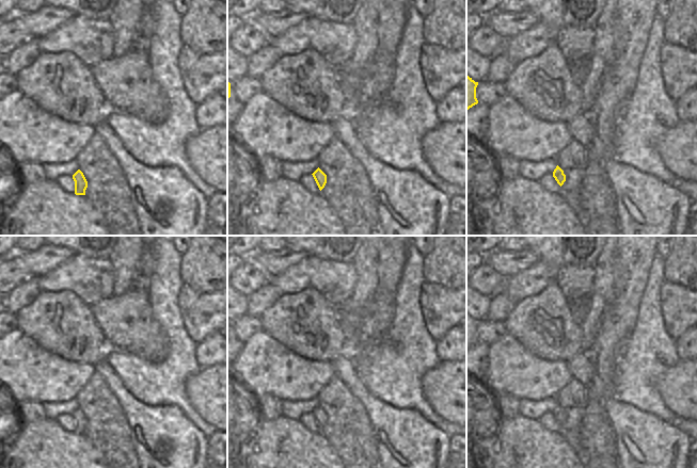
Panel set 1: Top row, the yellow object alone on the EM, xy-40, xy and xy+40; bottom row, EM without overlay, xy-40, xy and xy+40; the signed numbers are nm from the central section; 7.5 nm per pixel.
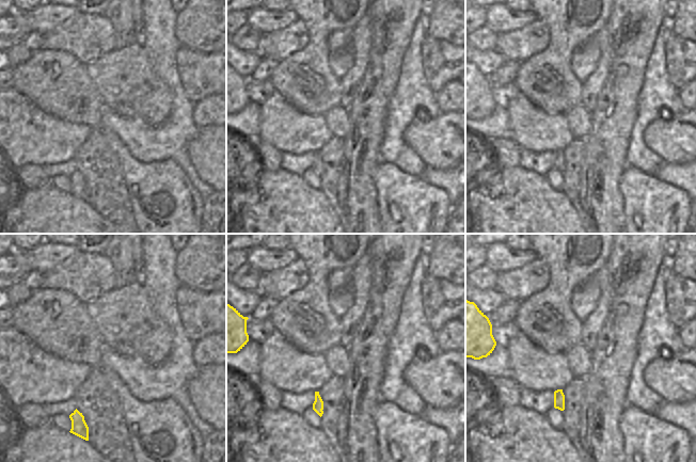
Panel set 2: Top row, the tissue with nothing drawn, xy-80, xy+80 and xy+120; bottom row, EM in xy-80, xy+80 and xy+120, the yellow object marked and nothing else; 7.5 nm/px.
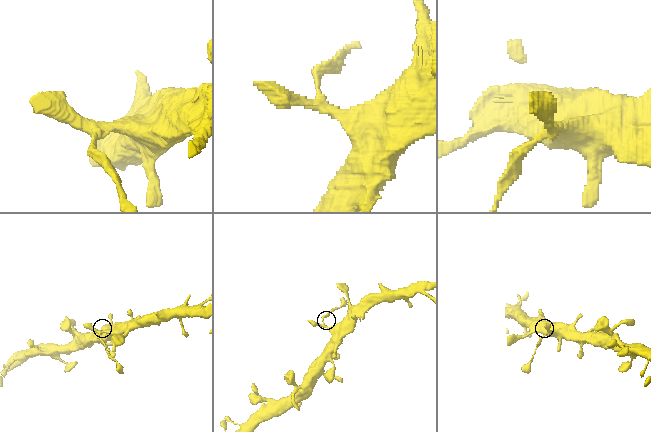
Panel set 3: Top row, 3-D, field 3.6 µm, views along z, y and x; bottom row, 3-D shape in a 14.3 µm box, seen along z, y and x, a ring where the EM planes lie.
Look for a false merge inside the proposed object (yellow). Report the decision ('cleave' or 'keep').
cleave

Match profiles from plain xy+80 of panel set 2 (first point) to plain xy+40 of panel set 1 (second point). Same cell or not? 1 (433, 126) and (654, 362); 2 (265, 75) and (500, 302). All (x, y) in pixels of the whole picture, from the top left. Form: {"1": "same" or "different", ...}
{"1": "different", "2": "same"}

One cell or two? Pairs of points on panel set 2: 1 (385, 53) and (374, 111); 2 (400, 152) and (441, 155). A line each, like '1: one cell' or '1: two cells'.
1: one cell
2: two cells

